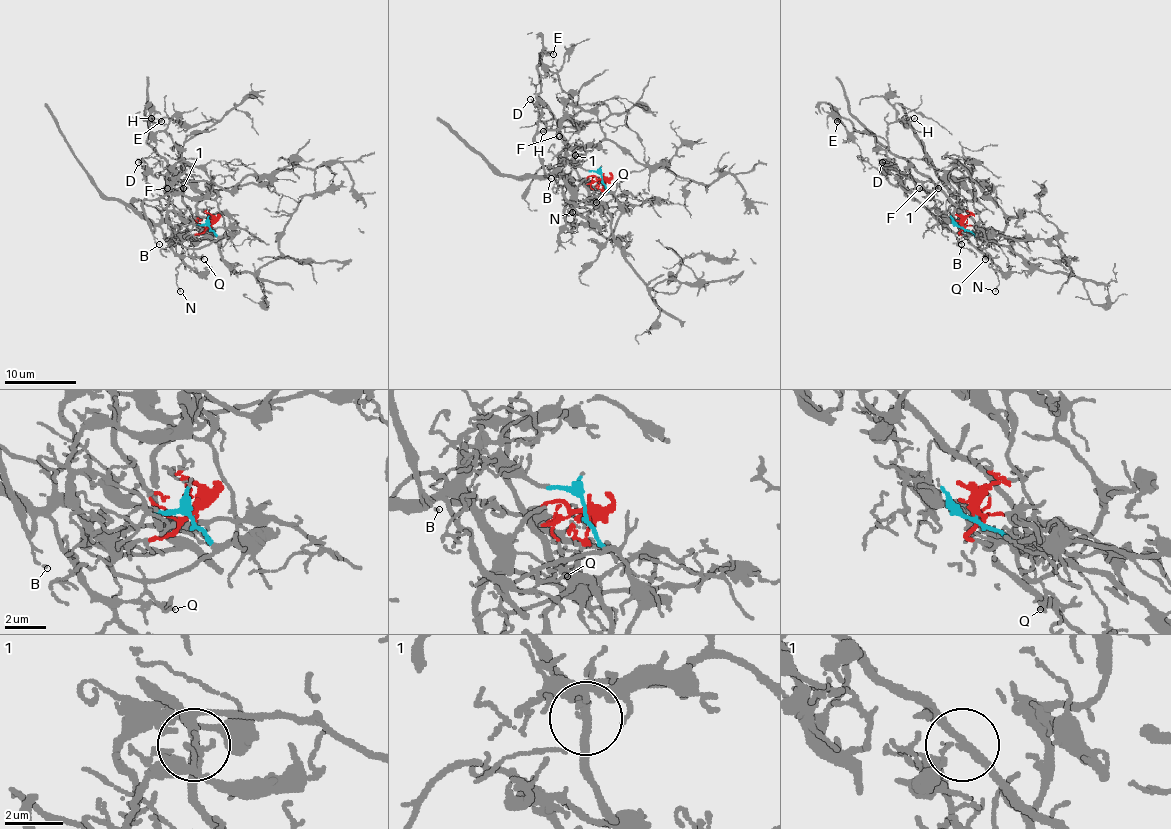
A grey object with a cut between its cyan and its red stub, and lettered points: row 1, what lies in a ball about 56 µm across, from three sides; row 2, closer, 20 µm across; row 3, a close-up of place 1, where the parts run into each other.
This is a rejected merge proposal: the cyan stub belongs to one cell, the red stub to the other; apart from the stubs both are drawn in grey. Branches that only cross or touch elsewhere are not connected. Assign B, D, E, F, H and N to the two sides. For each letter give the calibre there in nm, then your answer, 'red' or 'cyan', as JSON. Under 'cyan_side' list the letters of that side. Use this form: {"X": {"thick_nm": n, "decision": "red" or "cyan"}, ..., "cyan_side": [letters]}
{"B": {"thick_nm": 110, "decision": "red"}, "D": {"thick_nm": 140, "decision": "red"}, "E": {"thick_nm": 130, "decision": "cyan"}, "F": {"thick_nm": 80, "decision": "red"}, "H": {"thick_nm": 110, "decision": "cyan"}, "N": {"thick_nm": 110, "decision": "red"}, "cyan_side": ["E", "H"]}

